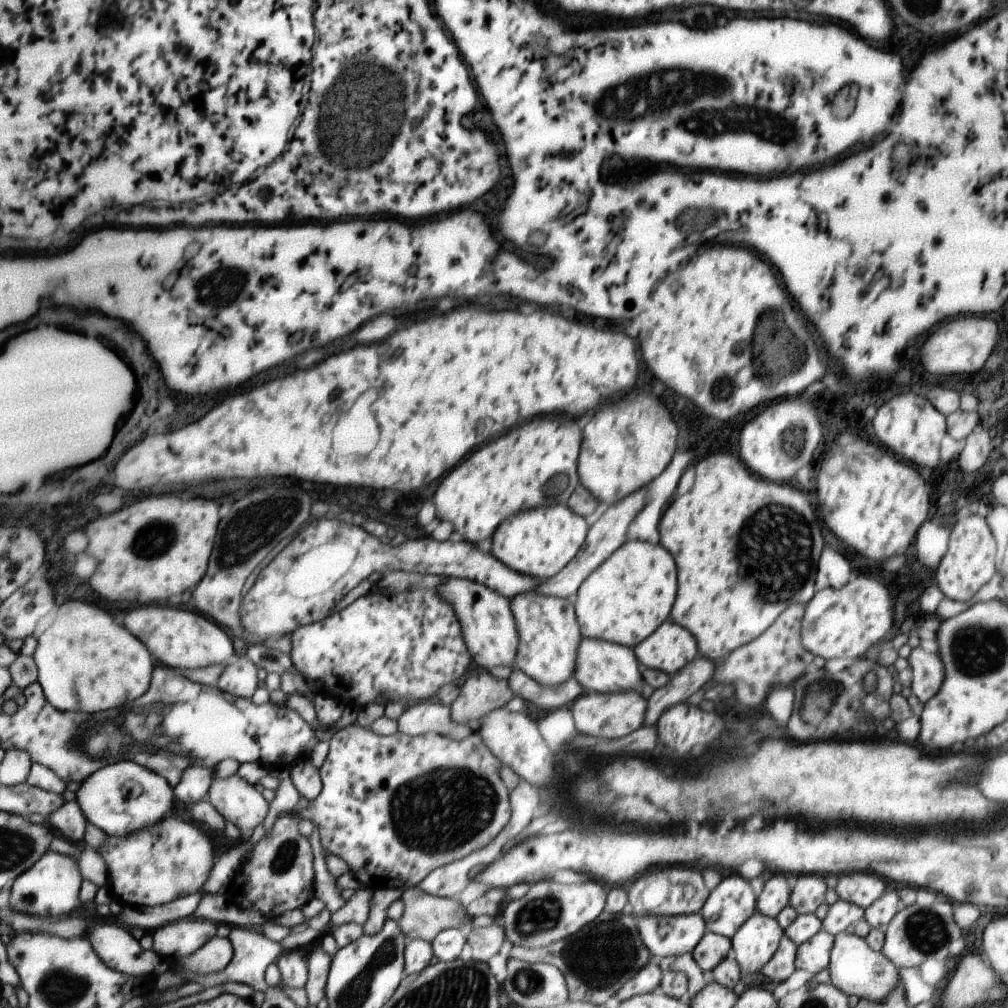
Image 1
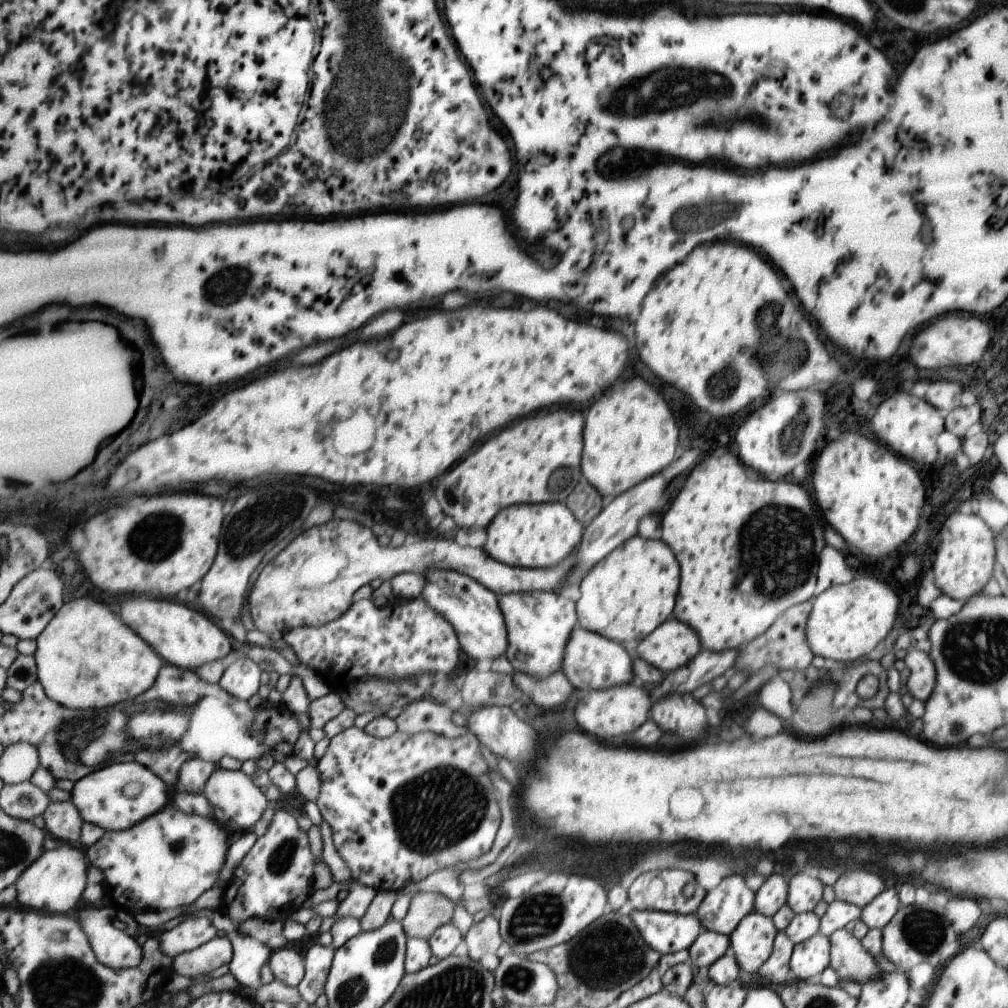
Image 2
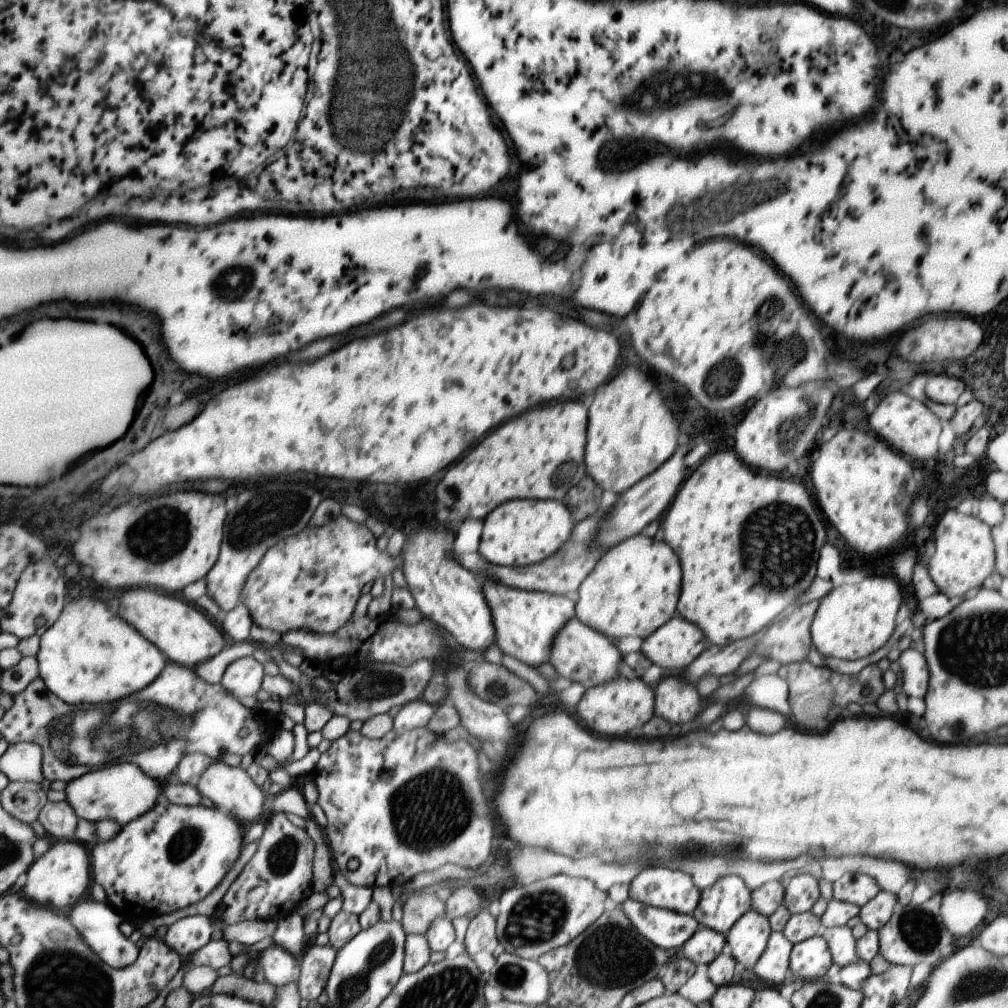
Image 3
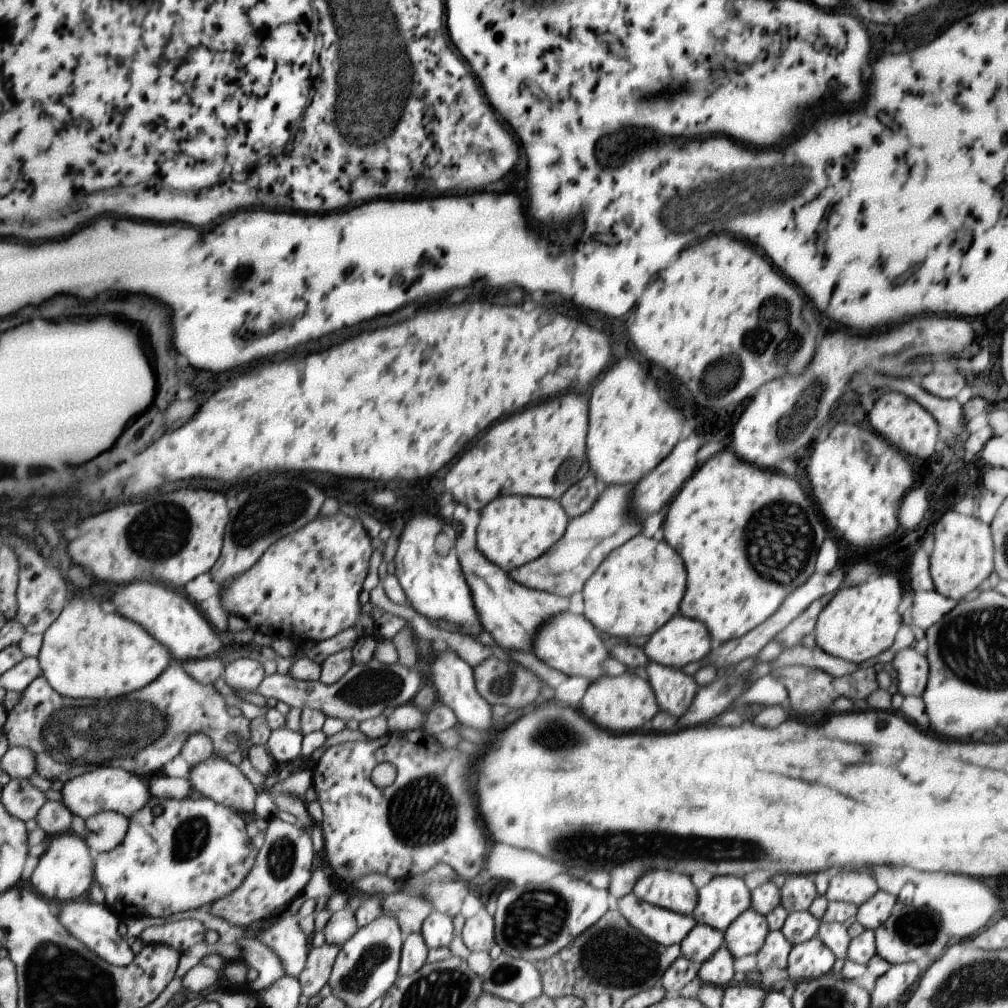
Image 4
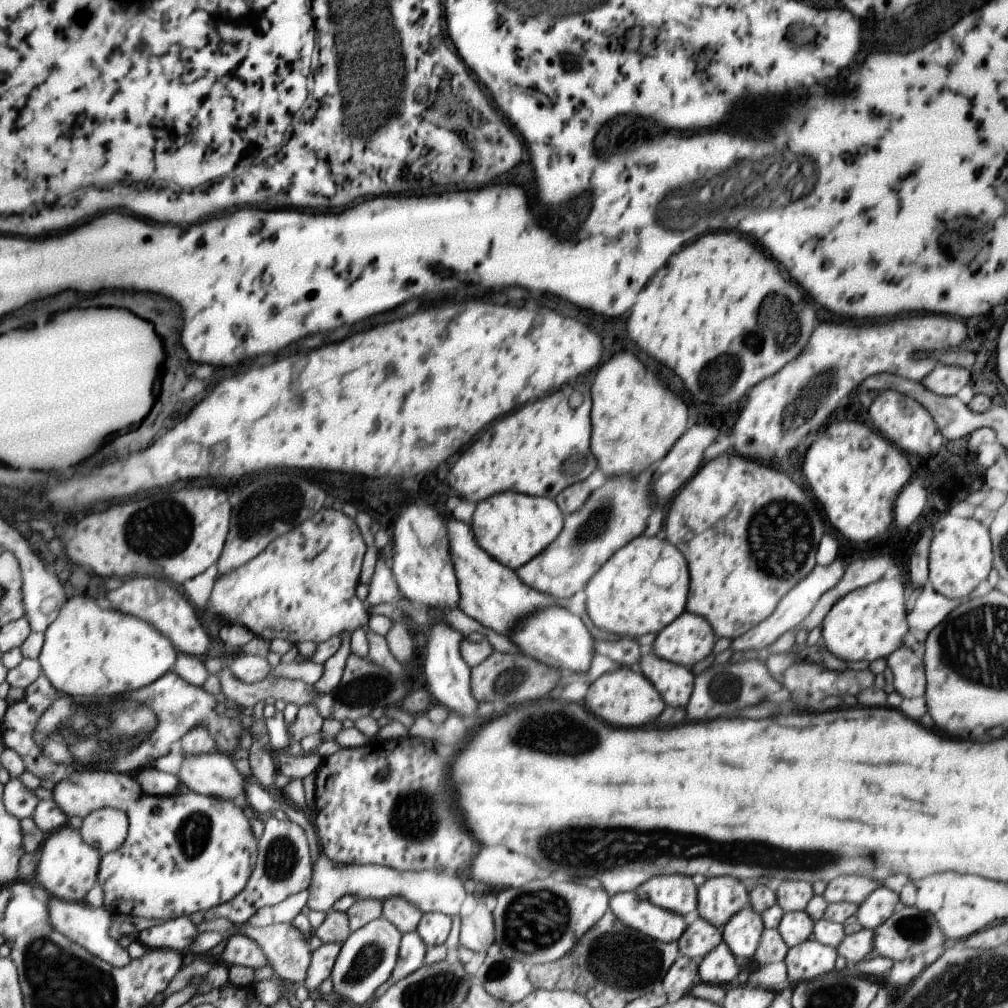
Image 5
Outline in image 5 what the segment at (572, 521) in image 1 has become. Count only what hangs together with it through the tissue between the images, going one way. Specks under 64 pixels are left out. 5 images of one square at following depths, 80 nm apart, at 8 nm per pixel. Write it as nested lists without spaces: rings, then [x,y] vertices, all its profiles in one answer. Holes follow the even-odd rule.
[[[507,492],[495,494],[495,498],[487,498],[487,502],[477,502],[471,515],[470,529],[475,530],[478,545],[491,558],[515,571],[554,540],[563,524],[562,515],[559,507],[549,498]]]

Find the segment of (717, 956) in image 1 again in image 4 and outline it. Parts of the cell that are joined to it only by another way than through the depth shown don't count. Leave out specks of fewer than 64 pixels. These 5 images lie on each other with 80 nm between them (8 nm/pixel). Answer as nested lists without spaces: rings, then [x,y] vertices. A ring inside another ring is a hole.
[[[696,922],[680,942],[680,955],[699,966],[723,944],[722,933],[705,923]]]

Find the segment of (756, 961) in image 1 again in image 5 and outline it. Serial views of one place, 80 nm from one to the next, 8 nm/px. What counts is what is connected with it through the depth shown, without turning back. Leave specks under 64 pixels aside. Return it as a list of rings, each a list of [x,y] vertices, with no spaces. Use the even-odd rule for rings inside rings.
[[[746,906],[722,926],[722,942],[736,958],[753,957],[763,930],[765,926],[761,915],[752,907]]]

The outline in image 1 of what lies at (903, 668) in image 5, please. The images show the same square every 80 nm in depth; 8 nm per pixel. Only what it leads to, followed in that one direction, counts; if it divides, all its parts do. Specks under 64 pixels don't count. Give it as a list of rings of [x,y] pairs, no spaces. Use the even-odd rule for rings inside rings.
[[[912,648],[906,658],[912,680],[910,691],[920,703],[927,702],[940,689],[943,678],[943,665],[937,654],[931,654],[921,648]]]

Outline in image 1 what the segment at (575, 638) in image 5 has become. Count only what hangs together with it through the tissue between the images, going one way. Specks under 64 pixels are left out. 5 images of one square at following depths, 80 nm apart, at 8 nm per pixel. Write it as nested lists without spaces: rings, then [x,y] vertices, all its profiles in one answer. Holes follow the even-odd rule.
[[[582,637],[579,644],[577,669],[571,677],[577,680],[583,692],[621,693],[635,691],[635,686],[639,684],[639,680],[642,680],[640,668],[641,665],[630,647],[601,639]]]

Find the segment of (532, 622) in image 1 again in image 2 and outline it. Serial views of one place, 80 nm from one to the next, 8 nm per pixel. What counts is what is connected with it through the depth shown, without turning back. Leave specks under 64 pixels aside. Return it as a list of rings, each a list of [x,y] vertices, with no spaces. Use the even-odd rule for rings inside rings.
[[[533,591],[499,595],[499,608],[507,618],[504,656],[512,668],[529,676],[544,678],[560,669],[566,642],[577,628],[574,602],[559,592]]]

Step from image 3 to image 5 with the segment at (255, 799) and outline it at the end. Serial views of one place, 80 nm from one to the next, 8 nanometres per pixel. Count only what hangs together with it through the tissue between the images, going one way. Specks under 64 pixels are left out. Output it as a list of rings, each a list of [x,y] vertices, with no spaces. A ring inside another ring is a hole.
[[[182,751],[182,765],[177,776],[191,791],[227,801],[245,798],[247,778],[235,768],[231,753],[211,751],[187,755]]]

